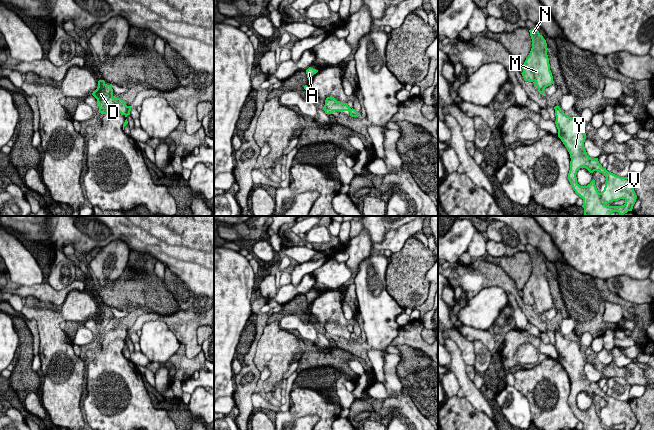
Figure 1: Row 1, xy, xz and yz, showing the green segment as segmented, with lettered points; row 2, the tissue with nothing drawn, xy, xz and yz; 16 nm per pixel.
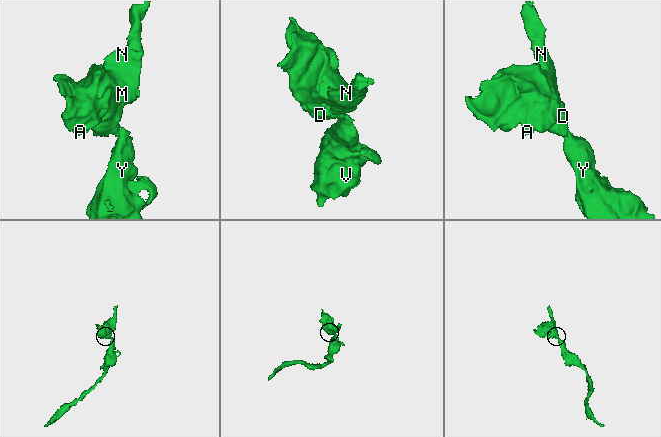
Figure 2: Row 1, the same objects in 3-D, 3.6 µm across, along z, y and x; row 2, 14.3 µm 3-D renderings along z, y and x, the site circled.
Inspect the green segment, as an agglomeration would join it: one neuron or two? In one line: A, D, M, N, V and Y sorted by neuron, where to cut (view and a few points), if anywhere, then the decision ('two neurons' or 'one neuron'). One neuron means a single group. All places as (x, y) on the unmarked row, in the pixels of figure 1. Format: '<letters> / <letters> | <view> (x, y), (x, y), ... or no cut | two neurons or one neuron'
A D M N / V Y | xz (351, 333), (349, 335) | two neurons

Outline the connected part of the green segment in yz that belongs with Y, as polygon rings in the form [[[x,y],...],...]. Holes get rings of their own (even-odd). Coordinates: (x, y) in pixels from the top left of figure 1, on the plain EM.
[[[558,329],[555,330],[555,340],[558,361],[567,372],[571,382],[568,404],[575,417],[583,423],[582,430],[609,430],[608,428],[610,426],[618,425],[620,423],[625,424],[625,428],[622,430],[634,430],[637,419],[631,409],[630,402],[620,401],[611,396],[608,396],[606,392],[603,392],[599,387],[598,382],[592,383],[587,379],[584,371],[584,366],[586,363],[586,357],[583,354],[584,348],[577,342],[567,340]],[[580,392],[586,392],[590,397],[593,397],[594,395],[600,396],[606,401],[605,411],[601,417],[598,416],[594,403],[587,410],[580,410],[577,407],[576,398]]]

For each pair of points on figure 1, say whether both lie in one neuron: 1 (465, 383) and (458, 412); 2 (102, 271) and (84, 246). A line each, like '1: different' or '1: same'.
1: different
2: different

